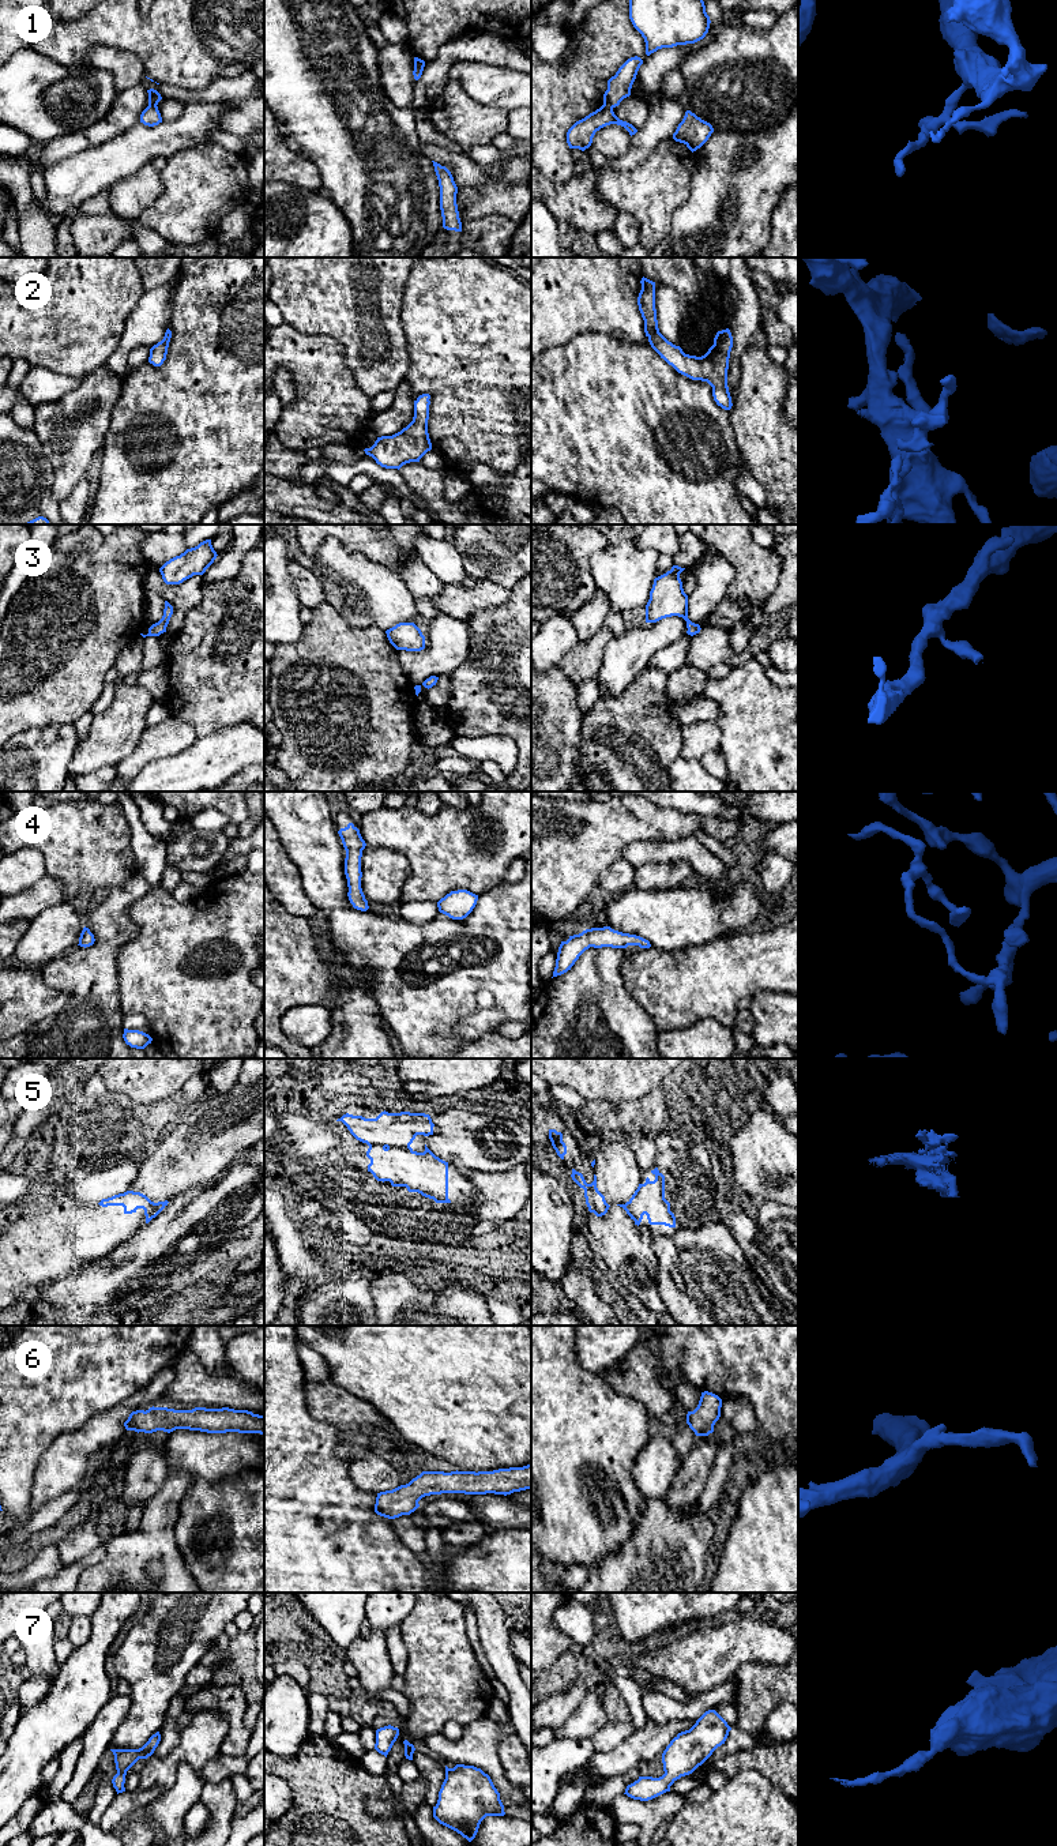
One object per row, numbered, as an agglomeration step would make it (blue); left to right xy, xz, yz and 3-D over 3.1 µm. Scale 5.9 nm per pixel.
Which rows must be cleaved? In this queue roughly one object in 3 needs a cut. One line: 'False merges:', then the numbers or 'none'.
False merges: 1, 5

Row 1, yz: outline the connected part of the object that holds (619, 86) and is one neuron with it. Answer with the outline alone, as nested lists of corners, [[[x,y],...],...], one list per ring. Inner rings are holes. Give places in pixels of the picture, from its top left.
[[[637,56],[628,59],[608,80],[608,90],[603,94],[603,105],[616,108],[620,102],[631,95],[632,84],[643,60]]]

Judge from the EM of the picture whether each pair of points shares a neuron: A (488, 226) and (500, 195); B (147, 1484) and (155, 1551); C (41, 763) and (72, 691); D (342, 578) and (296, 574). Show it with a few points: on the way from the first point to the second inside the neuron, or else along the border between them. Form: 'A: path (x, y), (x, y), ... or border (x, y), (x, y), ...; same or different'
A: border (516, 222), (501, 215), (482, 215), (462, 224); different
B: border (169, 1473), (164, 1482), (143, 1503); different
C: border (72, 724), (49, 724), (27, 729); different
D: border (308, 568), (319, 579), (326, 601); different

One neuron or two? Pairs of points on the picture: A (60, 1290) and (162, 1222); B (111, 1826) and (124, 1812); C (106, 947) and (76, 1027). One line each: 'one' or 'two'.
A: one
B: one
C: one

